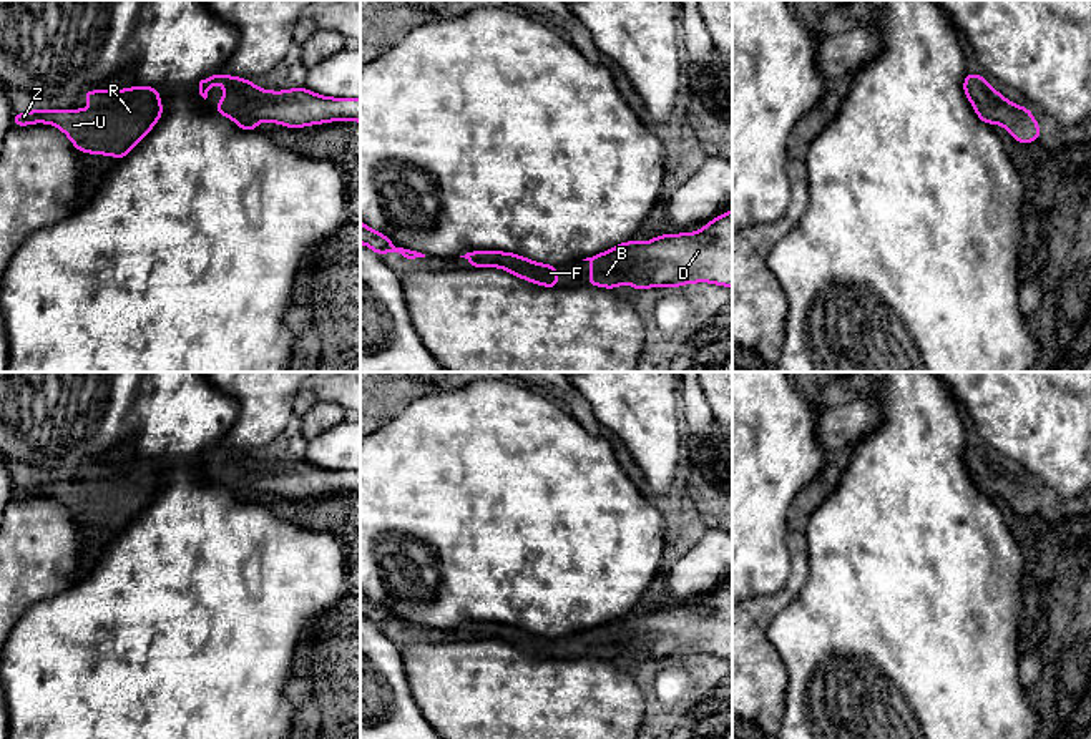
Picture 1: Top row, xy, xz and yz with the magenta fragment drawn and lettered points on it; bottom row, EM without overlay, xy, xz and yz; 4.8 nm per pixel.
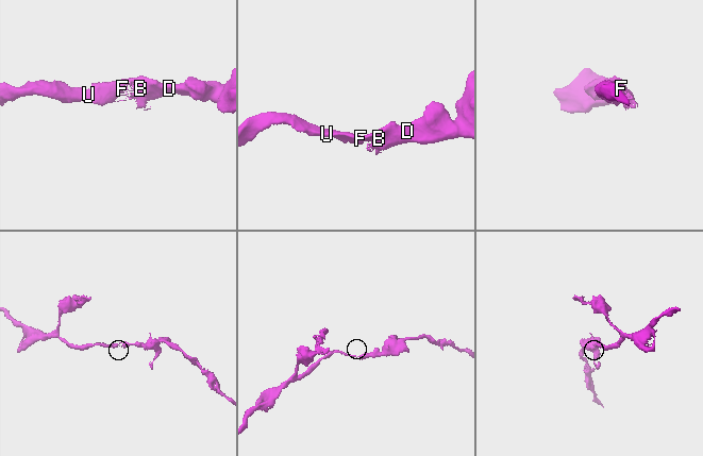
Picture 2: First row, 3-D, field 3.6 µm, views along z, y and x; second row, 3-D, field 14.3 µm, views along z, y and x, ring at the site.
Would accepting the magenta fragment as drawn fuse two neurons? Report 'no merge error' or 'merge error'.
no merge error

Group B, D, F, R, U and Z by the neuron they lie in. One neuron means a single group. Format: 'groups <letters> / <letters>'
groups B D F R U Z

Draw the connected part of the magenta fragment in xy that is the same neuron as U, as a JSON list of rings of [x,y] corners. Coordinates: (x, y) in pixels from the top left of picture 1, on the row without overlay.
[[[91,462],[83,465],[88,482],[33,482],[13,487],[13,498],[48,495],[58,498],[80,525],[123,531],[163,488],[159,462]]]

